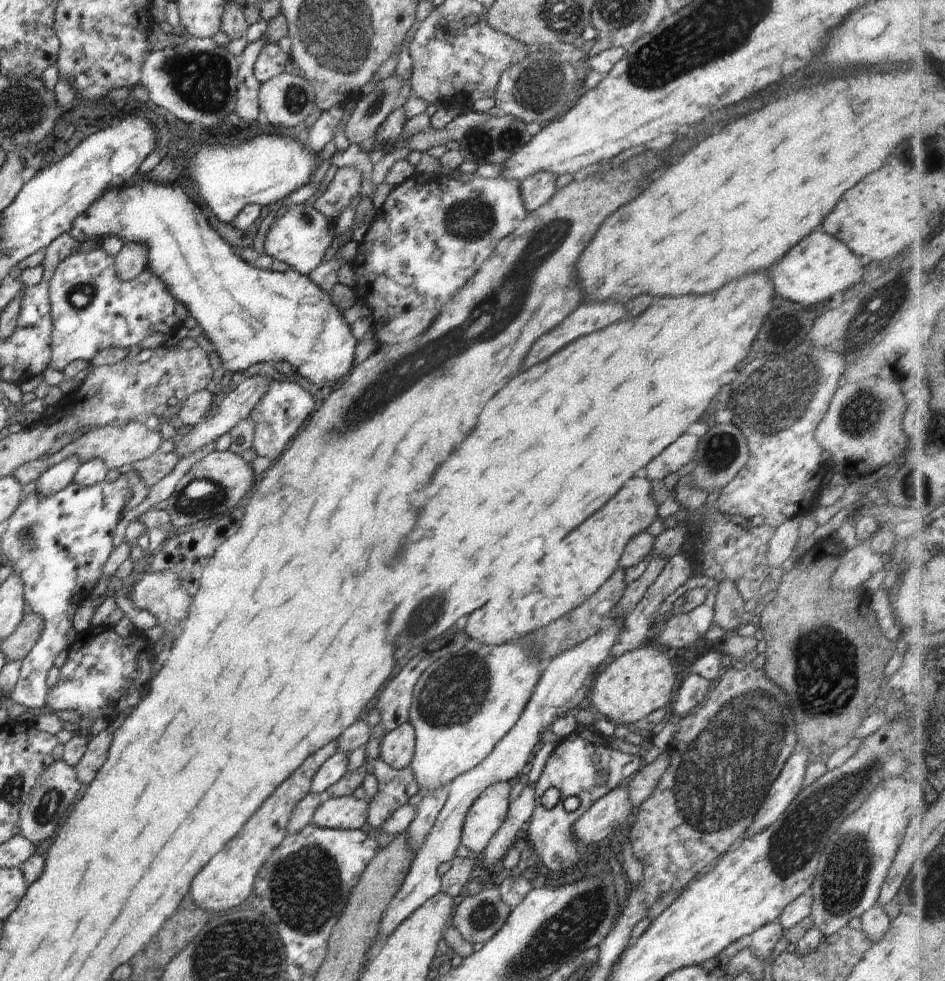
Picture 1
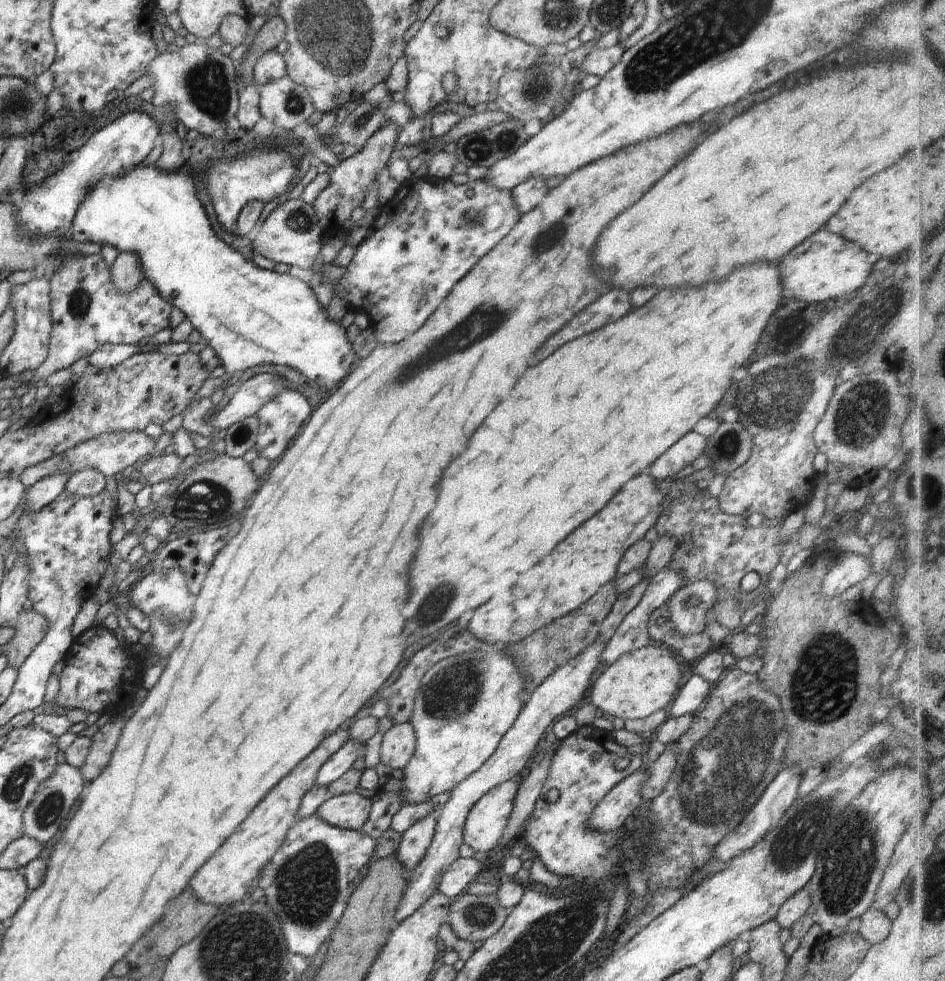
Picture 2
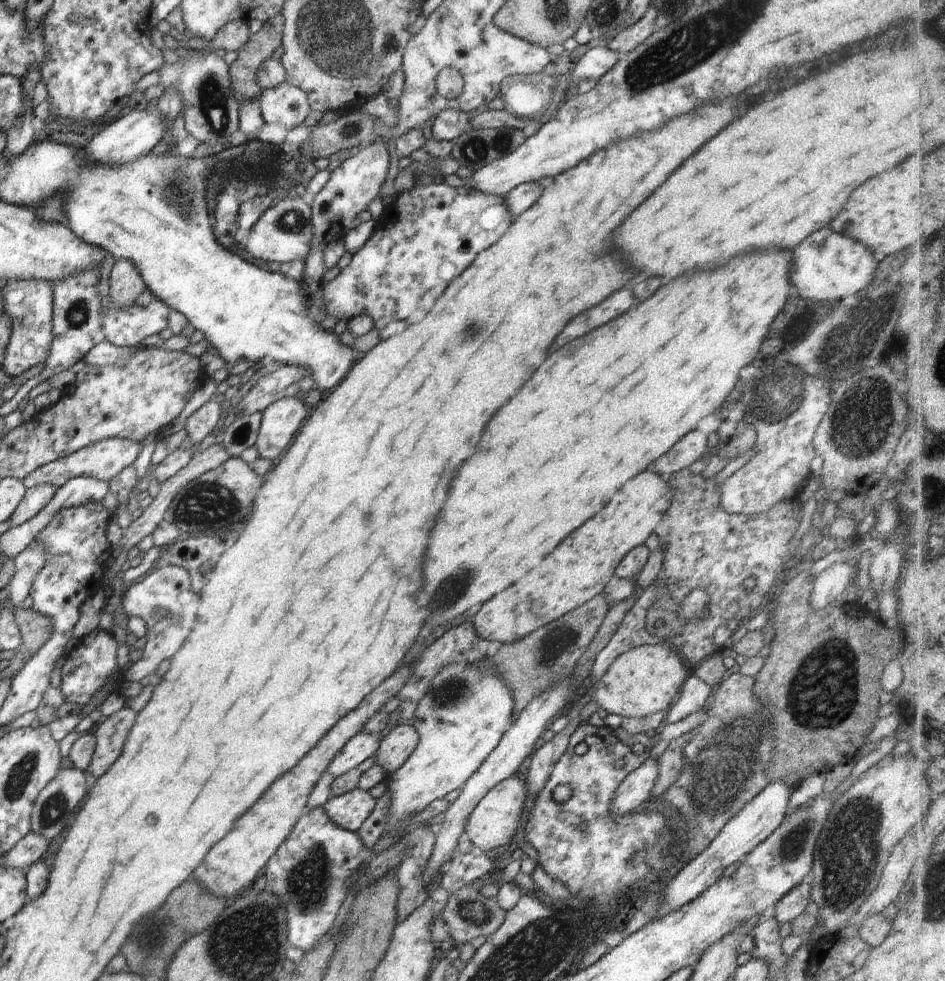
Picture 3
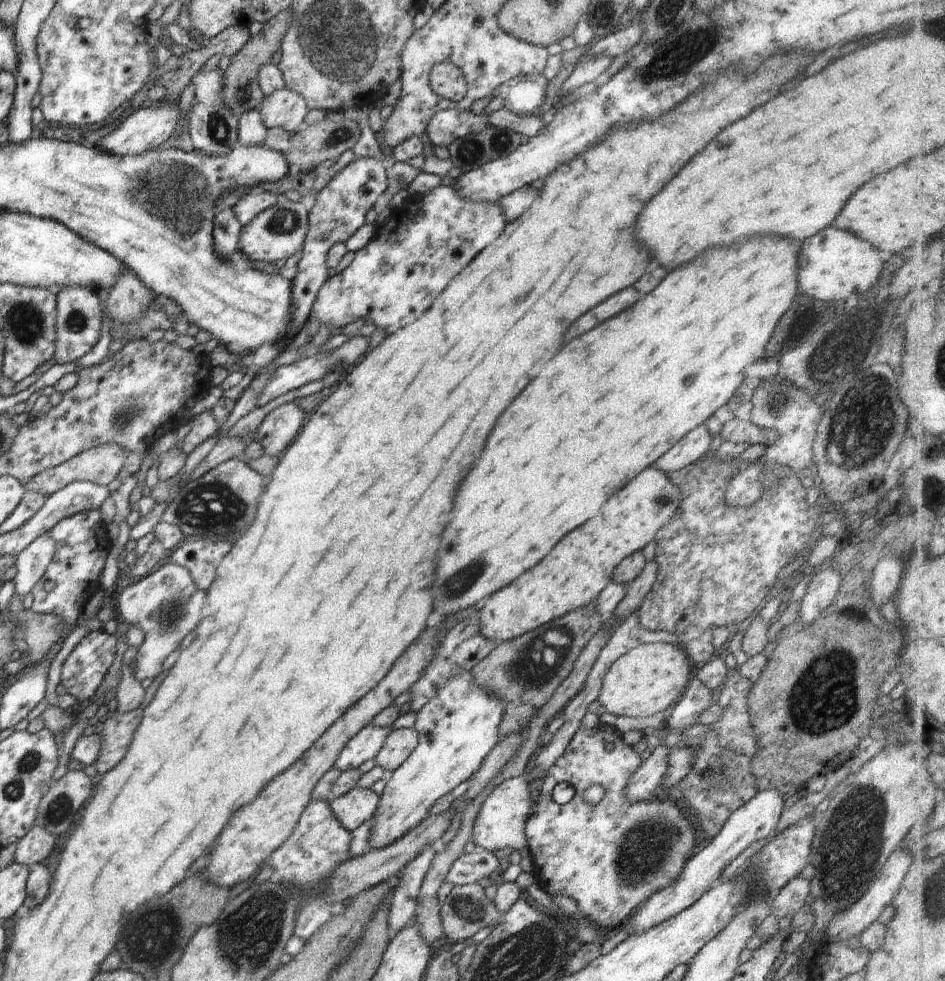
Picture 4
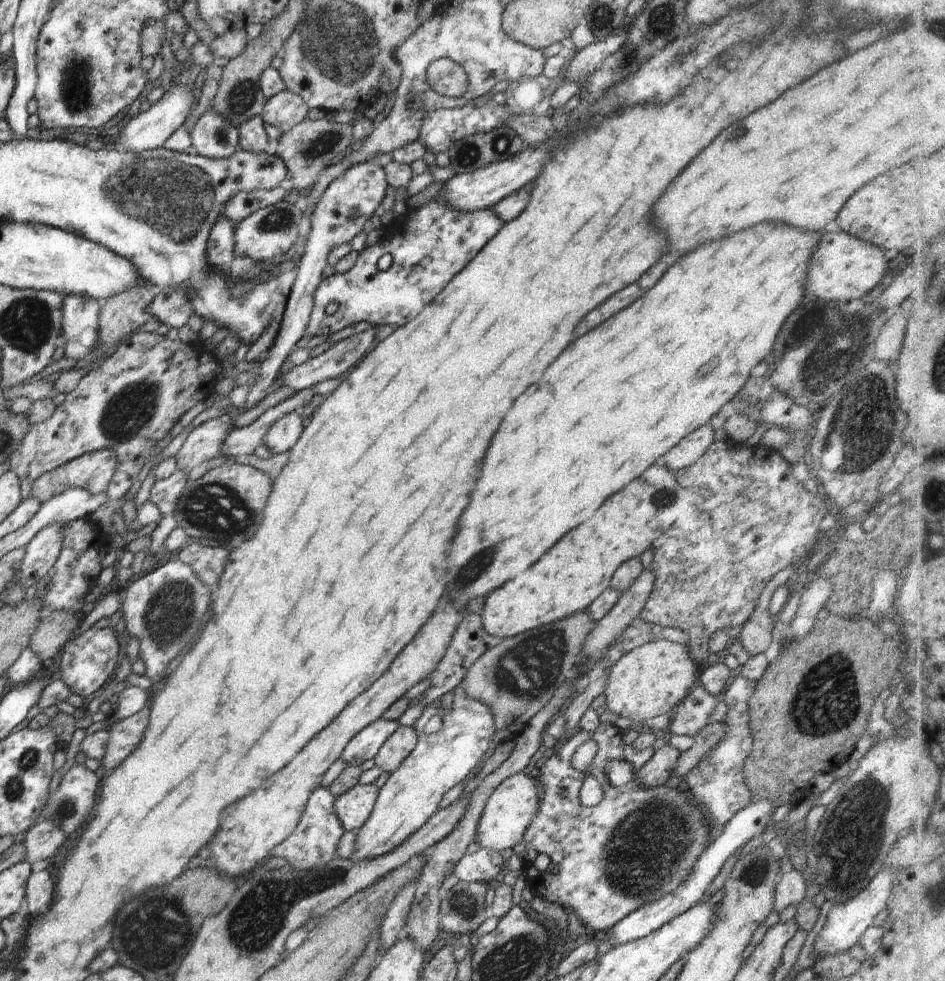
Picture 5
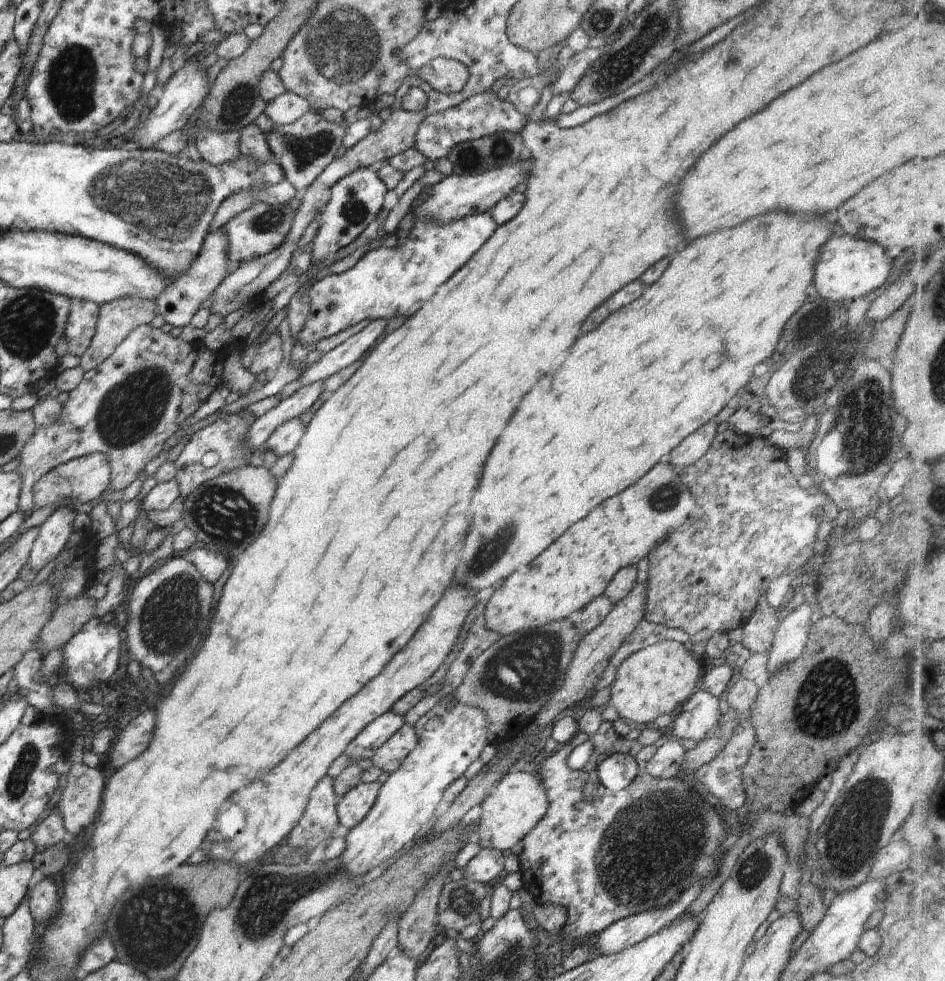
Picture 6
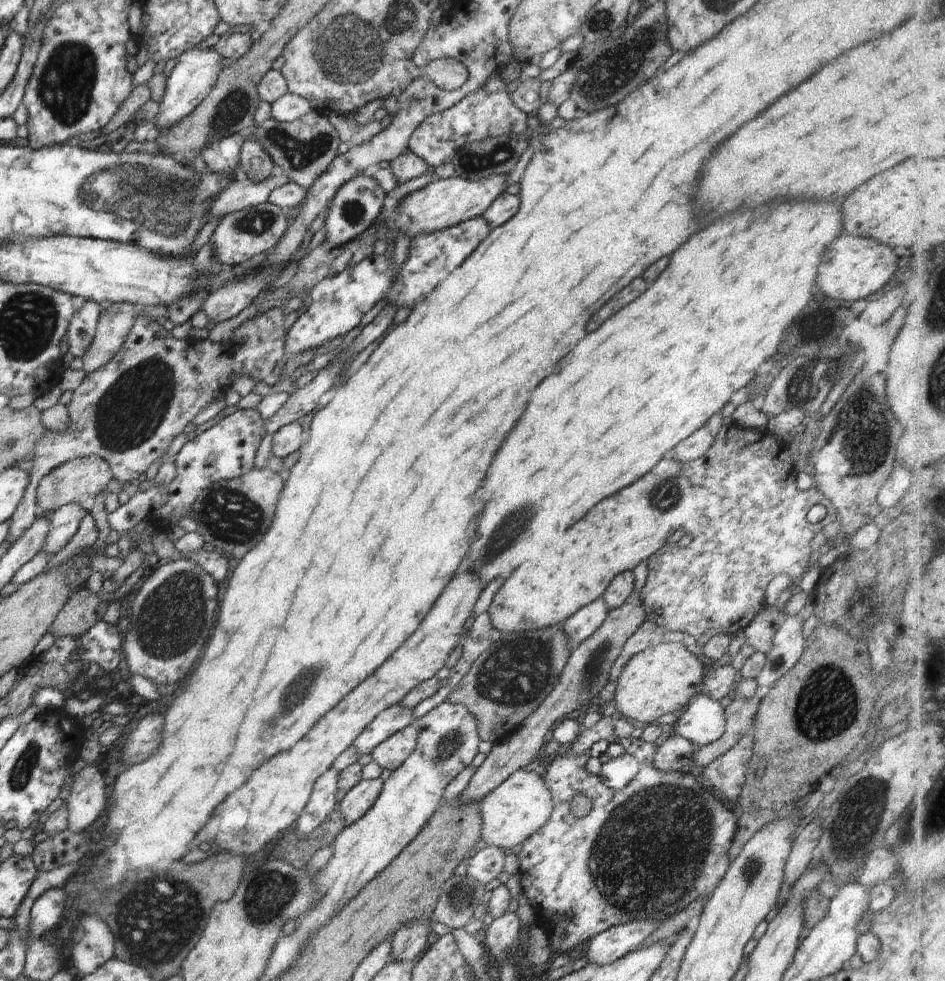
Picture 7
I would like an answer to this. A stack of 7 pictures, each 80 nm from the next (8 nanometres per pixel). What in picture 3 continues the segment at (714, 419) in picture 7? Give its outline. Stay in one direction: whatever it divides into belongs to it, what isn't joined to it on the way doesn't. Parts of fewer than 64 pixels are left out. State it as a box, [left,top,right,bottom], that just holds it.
[647,429,707,477]

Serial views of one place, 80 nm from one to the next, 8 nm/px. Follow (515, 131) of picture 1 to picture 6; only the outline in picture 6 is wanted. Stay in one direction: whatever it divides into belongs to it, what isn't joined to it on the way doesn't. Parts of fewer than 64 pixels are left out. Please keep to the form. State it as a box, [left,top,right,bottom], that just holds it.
[447,132,531,175]

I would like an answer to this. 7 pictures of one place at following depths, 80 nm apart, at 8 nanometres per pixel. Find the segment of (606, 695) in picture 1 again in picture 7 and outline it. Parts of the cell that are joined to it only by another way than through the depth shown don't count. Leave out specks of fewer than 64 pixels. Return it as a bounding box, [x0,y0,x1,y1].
[615,642,706,724]

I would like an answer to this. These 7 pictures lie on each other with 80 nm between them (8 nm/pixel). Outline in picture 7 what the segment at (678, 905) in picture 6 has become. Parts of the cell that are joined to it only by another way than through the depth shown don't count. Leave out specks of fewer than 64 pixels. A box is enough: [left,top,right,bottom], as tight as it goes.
[584,916,664,965]

